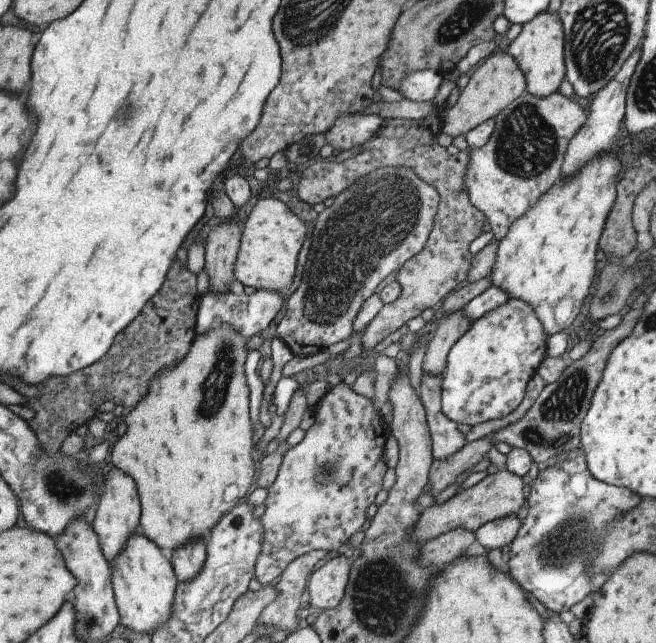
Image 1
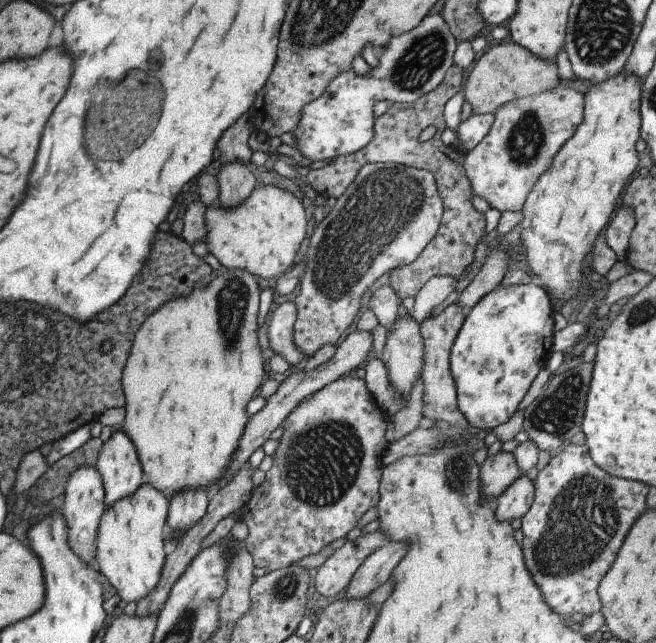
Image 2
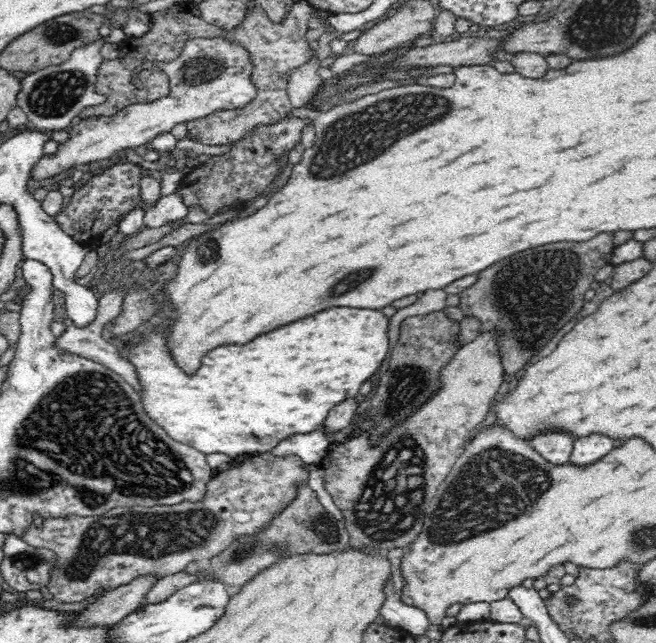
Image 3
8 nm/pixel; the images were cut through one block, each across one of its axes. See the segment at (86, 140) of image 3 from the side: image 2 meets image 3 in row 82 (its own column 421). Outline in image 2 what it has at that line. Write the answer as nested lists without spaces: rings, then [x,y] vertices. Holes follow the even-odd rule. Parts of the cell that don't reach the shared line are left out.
[[[392,162],[366,164],[337,200],[336,206],[310,236],[303,262],[304,273],[299,283],[300,294],[292,301],[297,314],[292,339],[304,357],[310,357],[322,346],[340,340],[340,336],[356,320],[364,293],[376,280],[420,257],[422,250],[436,237],[444,210],[437,182],[430,172]]]

